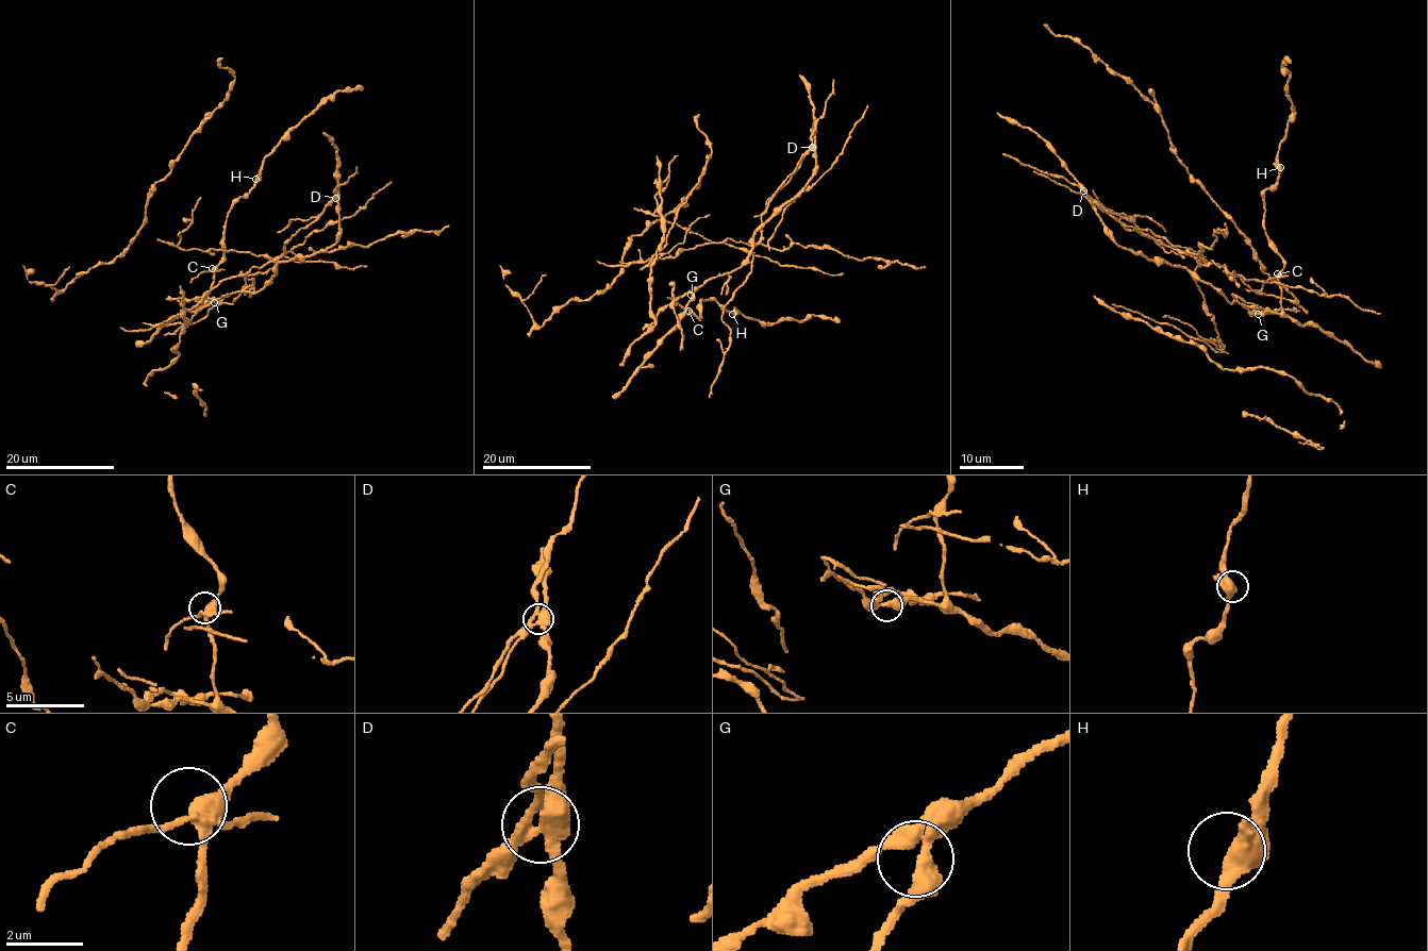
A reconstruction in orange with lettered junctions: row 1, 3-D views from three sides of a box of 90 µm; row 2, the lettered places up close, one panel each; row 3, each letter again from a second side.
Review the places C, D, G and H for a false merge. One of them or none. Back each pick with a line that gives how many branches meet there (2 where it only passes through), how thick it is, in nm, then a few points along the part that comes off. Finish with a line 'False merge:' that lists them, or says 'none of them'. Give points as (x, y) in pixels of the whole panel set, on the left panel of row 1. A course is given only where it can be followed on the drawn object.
D: Branches: 4. Thickness 400 nm. Course of the part to remove: (335, 198), (280, 255), (222, 279), (197, 304), (164, 323), (184, 327), (228, 294)
False merge: D

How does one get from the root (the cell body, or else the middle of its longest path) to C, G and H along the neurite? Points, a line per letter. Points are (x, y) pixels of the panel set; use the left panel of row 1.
C: (325, 209), (336, 200), (339, 238), (312, 254), (280, 261), (258, 290), (208, 300), (212, 268)
G: (325, 209), (336, 200), (339, 238), (332, 245), (280, 261), (277, 272), (255, 293), (231, 293), (214, 302)
H: (325, 209), (336, 200), (339, 238), (332, 245), (280, 261), (255, 293), (208, 300), (227, 214), (255, 179)

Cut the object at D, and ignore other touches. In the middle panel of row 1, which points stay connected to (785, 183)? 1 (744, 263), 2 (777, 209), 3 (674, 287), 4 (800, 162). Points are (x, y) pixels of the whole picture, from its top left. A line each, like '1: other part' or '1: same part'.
1: other part
2: other part
3: other part
4: same part

